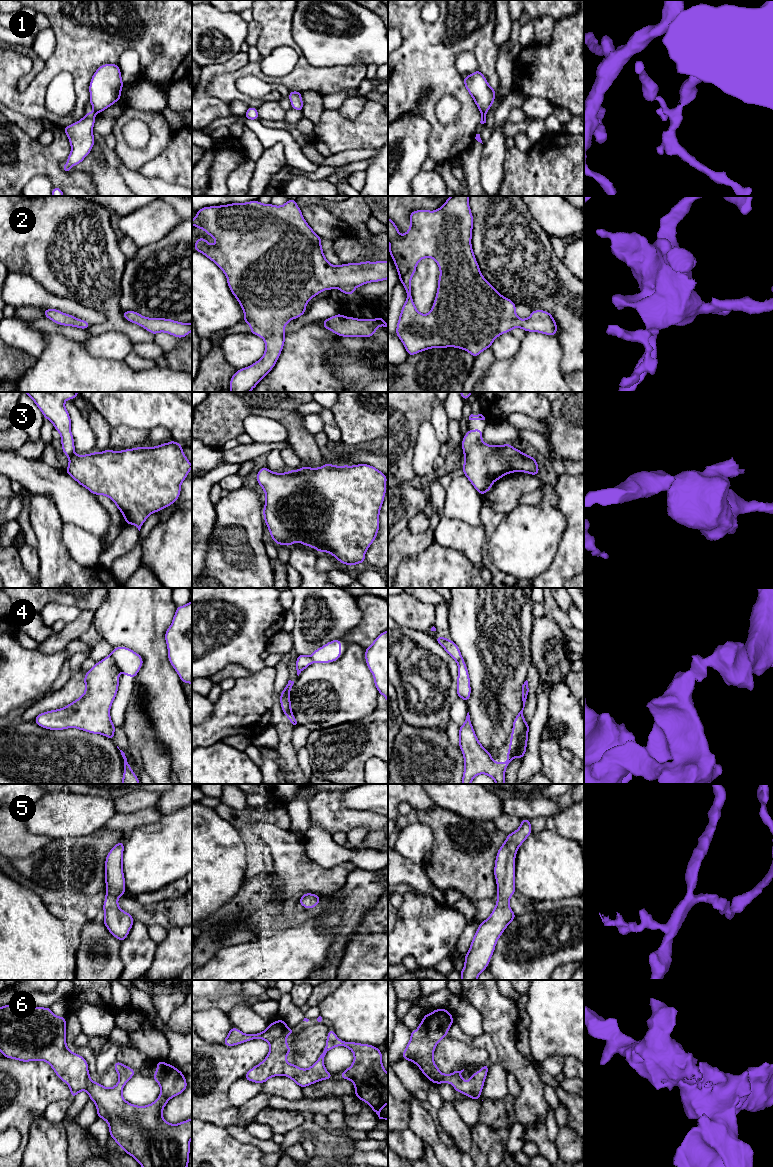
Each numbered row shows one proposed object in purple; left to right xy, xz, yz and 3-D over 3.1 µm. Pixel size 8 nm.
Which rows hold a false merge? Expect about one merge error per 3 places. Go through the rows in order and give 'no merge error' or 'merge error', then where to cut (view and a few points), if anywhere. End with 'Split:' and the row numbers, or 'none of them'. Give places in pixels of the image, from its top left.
1: merge error; cut in yz along (480, 110), (485, 113)
2: no merge error; no cut
3: no merge error; no cut
4: merge error; cut in xy along (110, 655), (119, 667)
5: no merge error; no cut
6: no merge error; no cut
Split: 1, 4

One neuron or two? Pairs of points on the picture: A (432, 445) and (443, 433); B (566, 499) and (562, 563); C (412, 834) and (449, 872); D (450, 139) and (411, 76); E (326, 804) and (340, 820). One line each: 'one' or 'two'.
A: two
B: one
C: two
D: one
E: one

